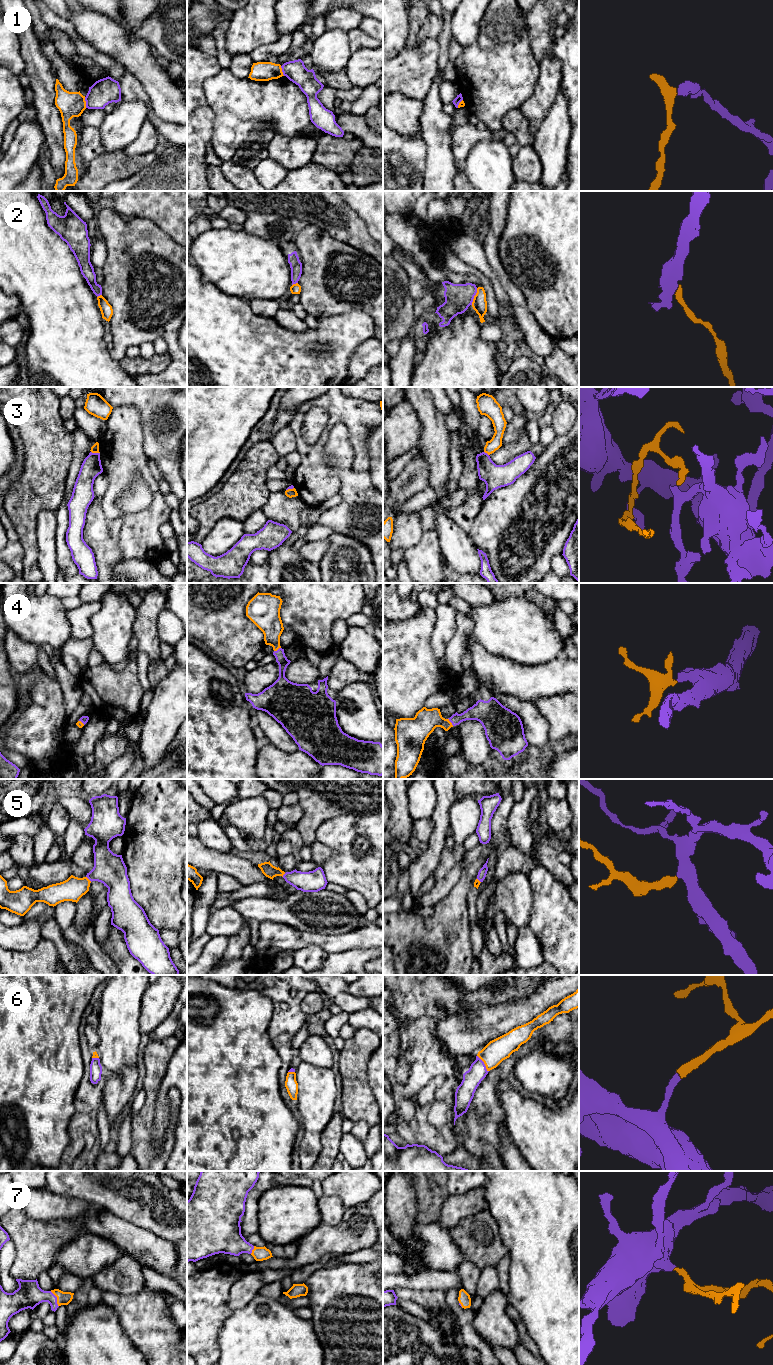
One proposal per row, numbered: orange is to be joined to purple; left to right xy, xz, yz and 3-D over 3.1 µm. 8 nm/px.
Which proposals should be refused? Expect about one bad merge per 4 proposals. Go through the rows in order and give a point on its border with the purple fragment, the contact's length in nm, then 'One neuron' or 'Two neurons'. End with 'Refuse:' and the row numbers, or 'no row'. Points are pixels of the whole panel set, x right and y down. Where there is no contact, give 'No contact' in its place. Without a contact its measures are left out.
1: Touches purple at xy (86, 102). Shared border 90 nm. Two neurons
2: Touches purple at yz (474, 295). Shared border 140 nm. Two neurons
3: Touches purple at xy (95, 453). Shared border 70 nm. Two neurons
4: Touches purple at yz (450, 721). Shared border 80 nm. One neuron
5: Touches purple at xy (89, 879). Shared border 60 nm. One neuron
6: Touches purple at yz (483, 1063). Shared border 160 nm. One neuron
7: Touches purple at xy (56, 1299). Shared border 140 nm. One neuron
Refuse: 1, 2, 3

